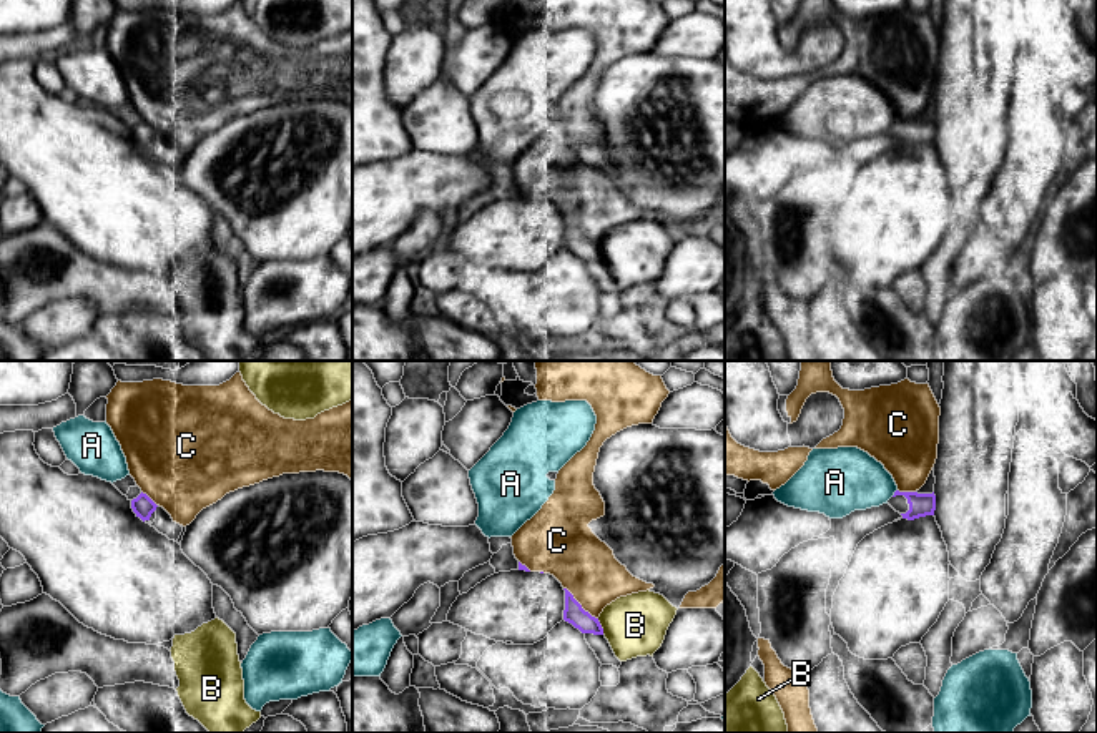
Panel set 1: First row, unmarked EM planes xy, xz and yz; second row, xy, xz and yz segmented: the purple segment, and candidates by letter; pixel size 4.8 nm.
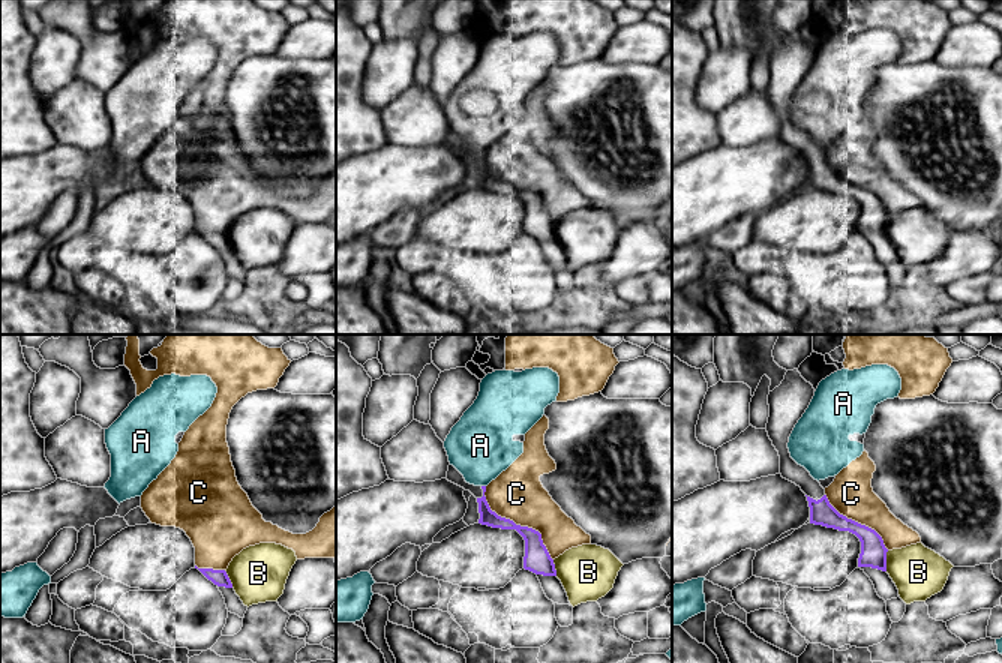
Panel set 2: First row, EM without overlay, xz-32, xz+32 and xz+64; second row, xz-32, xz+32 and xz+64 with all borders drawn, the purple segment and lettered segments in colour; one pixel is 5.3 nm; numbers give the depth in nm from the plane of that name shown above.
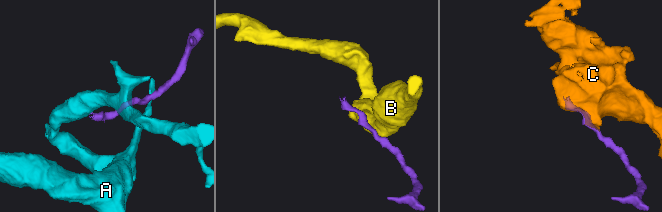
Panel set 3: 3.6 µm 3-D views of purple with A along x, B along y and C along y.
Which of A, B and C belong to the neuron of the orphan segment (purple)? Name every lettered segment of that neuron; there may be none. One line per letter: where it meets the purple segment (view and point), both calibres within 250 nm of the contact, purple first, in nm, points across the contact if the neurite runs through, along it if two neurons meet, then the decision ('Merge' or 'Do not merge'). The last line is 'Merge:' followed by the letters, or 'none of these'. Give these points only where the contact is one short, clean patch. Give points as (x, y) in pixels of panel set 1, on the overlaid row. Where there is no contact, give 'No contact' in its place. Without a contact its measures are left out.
A: Touches purple at yz (895, 492). Thickness 110 nm (purple) against 320 nm. Boundary: yz (896, 489), (891, 496). Do not merge
B: Touches purple at xz (600, 627). Thickness 100 nm (purple) against 300 nm. Do not merge
C: Touches purple at xz (580, 605). Thickness 100 nm (purple) against 280 nm. Do not merge
Merge: none of these

